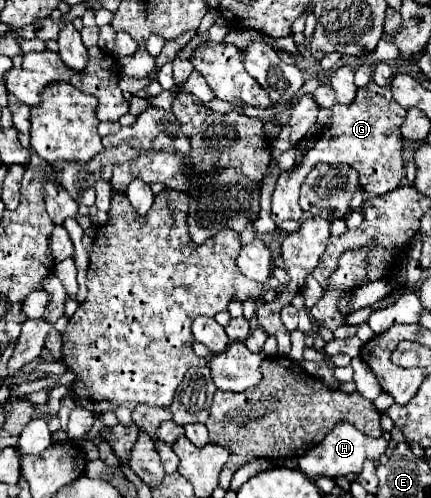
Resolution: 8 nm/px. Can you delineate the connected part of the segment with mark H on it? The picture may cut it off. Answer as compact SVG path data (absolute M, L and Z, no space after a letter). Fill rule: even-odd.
M338 423L326 437L322 443L318 443L316 447L312 447L308 453L304 453L298 459L298 467L302 473L306 473L310 479L318 477L318 475L328 475L328 477L338 477L338 475L348 475L348 473L360 473L362 471L362 463L366 457L378 459L384 455L388 443L378 437L368 437L364 433L360 433L356 427L352 427L350 423Z

